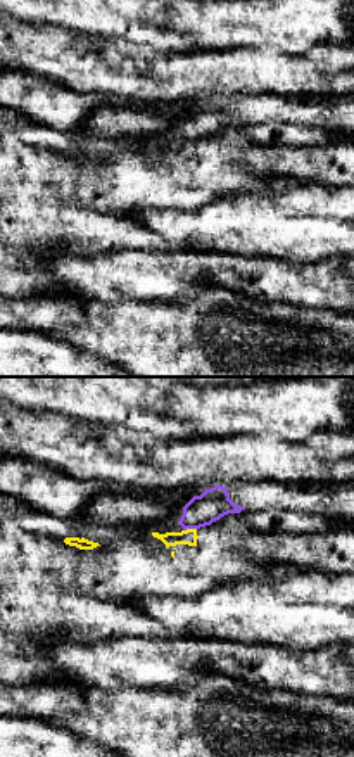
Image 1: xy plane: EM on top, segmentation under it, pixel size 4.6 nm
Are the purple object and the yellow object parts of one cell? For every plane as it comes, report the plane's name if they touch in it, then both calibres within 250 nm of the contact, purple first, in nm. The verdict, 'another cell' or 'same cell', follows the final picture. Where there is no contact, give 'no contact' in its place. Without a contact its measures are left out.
meets purple in xy; 150 nm thick on the purple side, 70 nm on the other

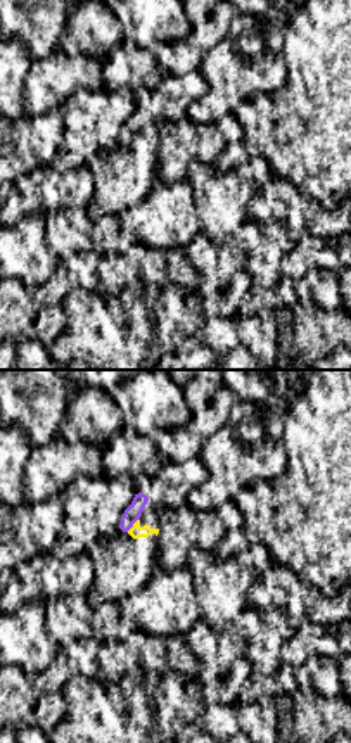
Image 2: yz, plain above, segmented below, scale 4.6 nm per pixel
meets purple in yz; 80 nm thick on the purple side, 60 nm on the other

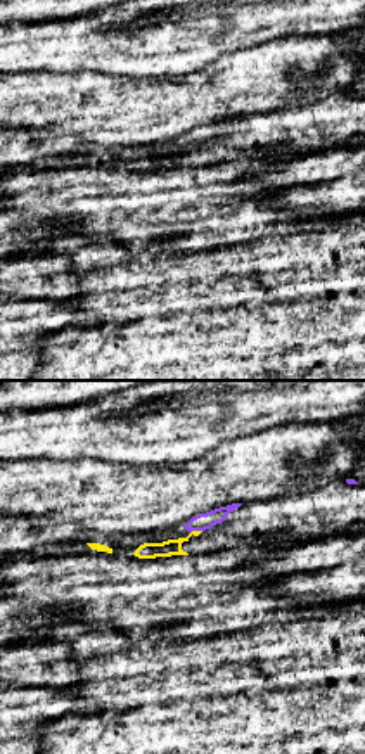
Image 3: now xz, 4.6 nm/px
meets purple in xz; 80 nm thick on the purple side, 80 nm on the other

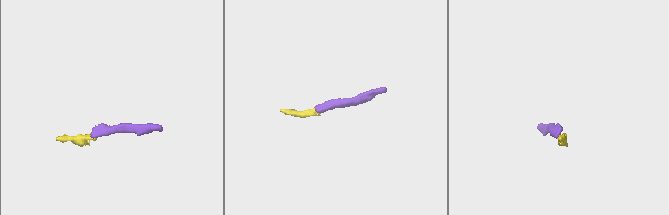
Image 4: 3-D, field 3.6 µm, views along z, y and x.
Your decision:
another cell

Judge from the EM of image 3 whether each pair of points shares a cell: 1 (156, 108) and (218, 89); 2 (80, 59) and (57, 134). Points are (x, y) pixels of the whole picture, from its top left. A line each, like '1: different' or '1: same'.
1: same
2: different

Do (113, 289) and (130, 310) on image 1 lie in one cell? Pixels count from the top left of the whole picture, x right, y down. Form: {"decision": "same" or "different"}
{"decision": "different"}

